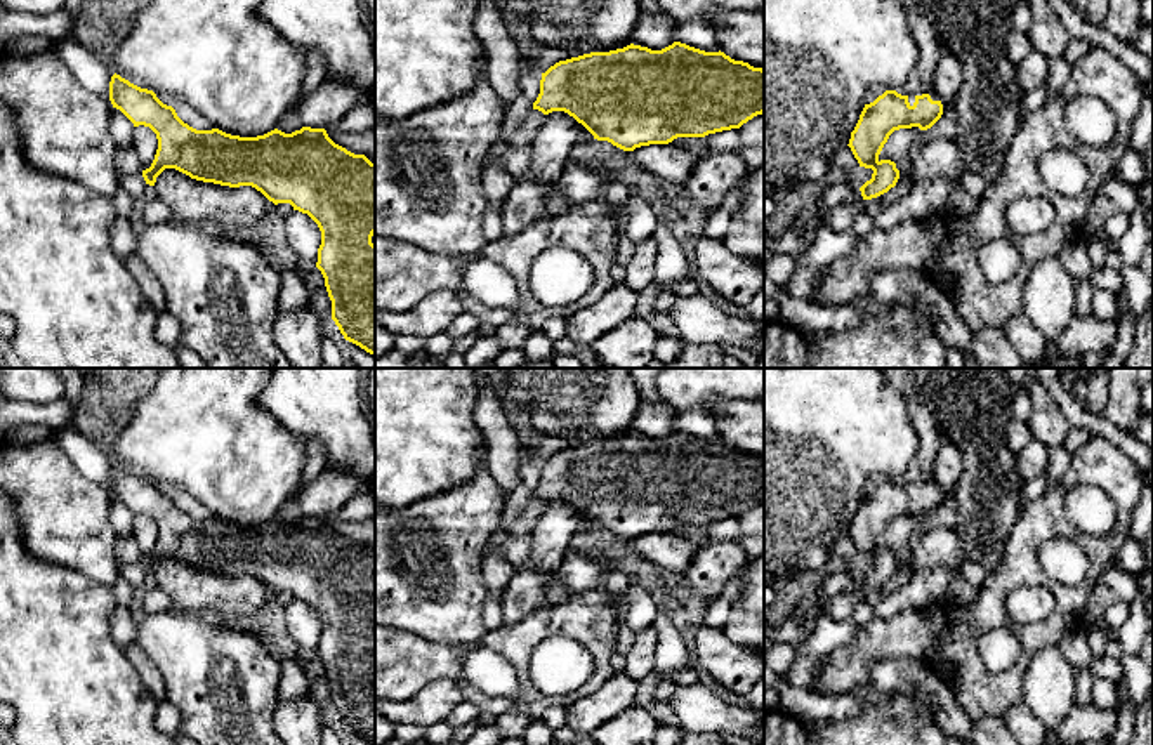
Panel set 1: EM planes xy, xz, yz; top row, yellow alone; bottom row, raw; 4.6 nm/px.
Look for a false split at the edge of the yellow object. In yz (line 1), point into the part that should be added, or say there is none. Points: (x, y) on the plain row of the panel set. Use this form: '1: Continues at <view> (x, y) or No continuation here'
1: Continues at yz (933, 483)

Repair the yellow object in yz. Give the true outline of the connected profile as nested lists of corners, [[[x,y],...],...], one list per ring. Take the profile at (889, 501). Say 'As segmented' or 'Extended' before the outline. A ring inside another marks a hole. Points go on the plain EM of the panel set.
Extended. [[[934,478],[922,485],[886,479],[873,491],[865,493],[847,533],[860,556],[873,559],[872,568],[860,577],[863,589],[887,582],[899,568],[896,552],[879,547],[889,524],[912,516],[927,519],[941,504],[943,493]]]

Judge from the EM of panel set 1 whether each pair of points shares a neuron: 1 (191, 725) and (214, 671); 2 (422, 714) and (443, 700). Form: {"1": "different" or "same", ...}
{"1": "same", "2": "same"}

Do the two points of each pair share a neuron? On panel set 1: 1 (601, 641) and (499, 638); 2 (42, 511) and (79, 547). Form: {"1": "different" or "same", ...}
{"1": "same", "2": "same"}

